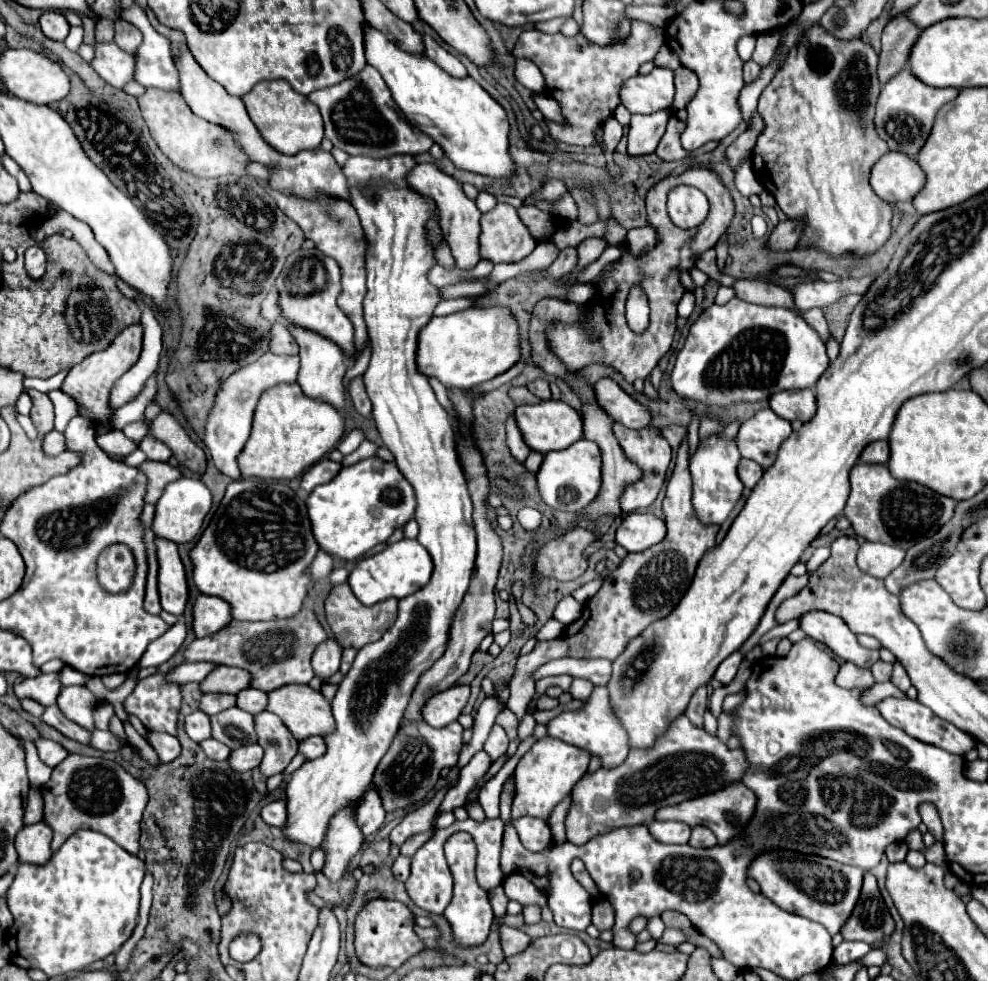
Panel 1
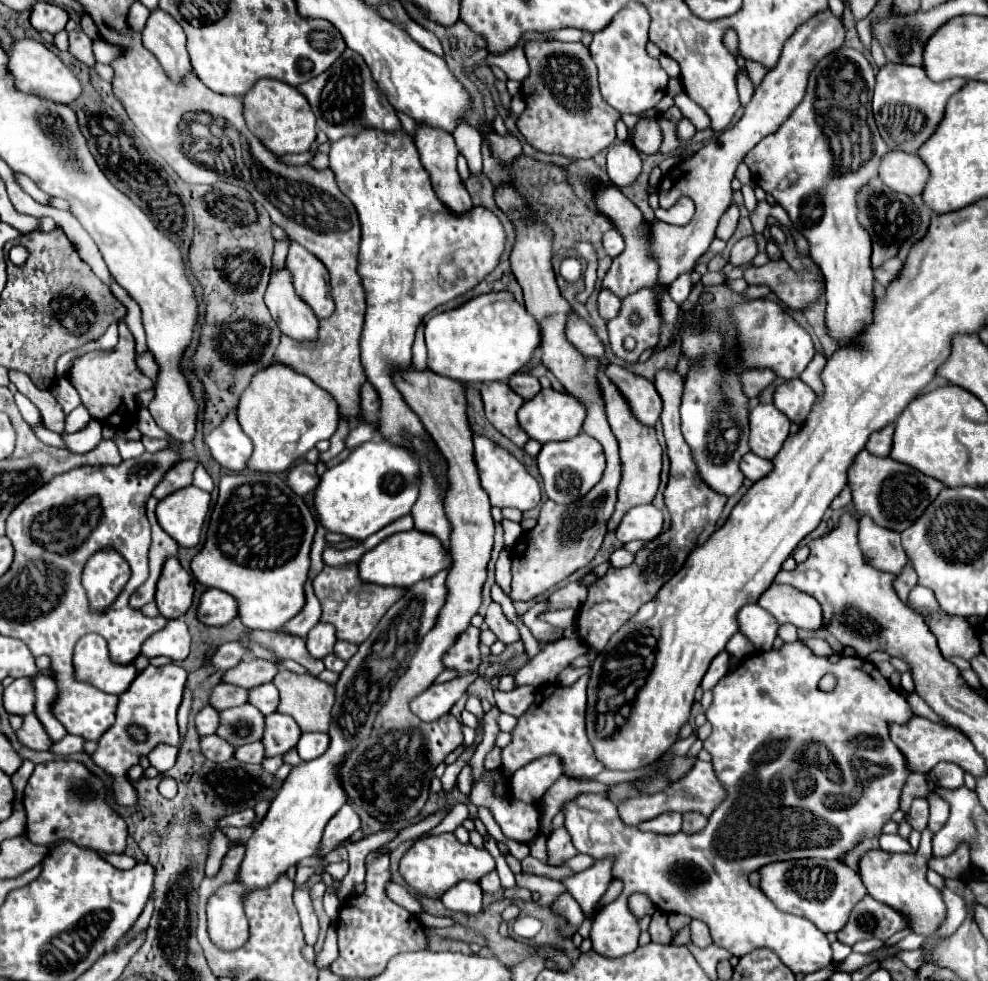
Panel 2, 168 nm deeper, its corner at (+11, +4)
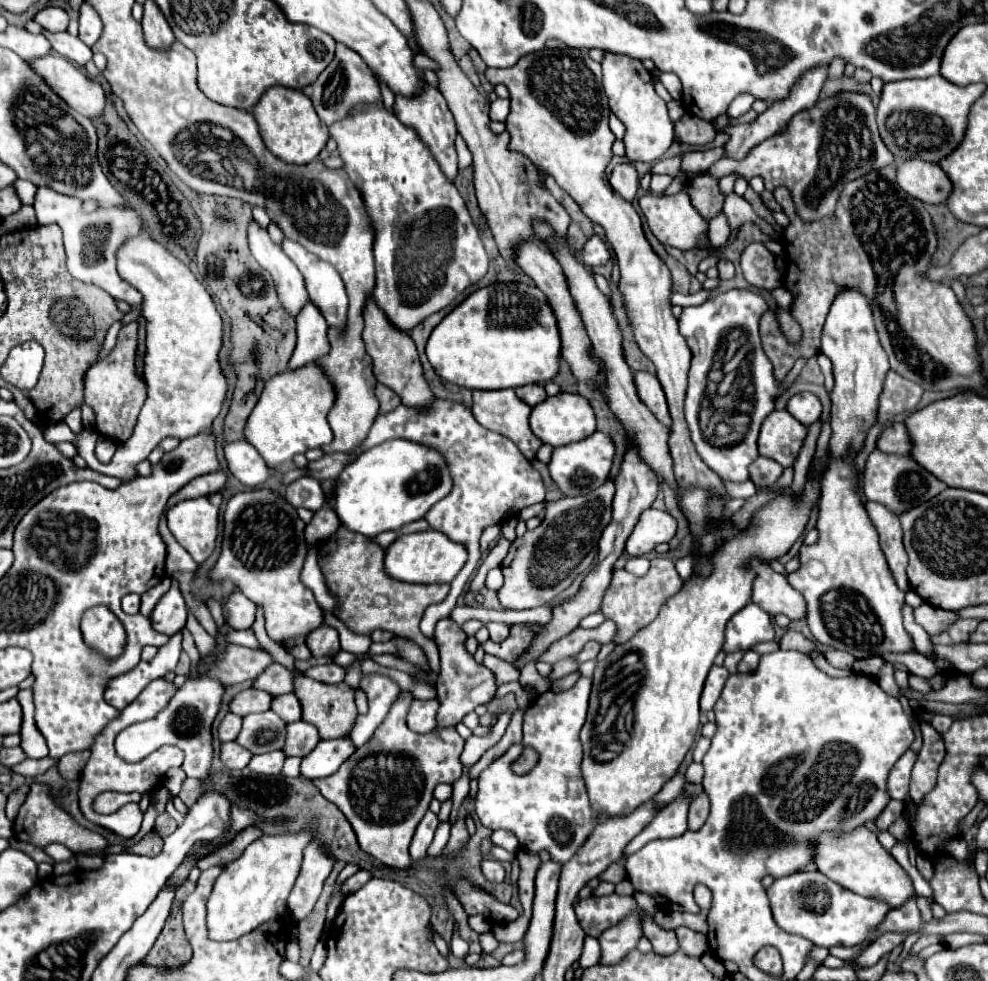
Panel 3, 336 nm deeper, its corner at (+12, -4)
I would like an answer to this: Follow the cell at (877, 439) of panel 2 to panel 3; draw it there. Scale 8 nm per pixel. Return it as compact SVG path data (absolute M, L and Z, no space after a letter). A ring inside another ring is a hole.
M893 422L887 430L877 440L877 448L883 452L893 452L893 454L907 454L913 448L913 442L907 434L907 428L903 422Z

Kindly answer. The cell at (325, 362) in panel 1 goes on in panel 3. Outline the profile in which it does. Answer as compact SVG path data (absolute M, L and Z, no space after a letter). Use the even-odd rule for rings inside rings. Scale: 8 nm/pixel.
M255 220L249 222L249 248L255 260L271 272L277 294L279 298L283 298L283 306L287 306L287 312L297 316L309 298L305 290L305 280L297 266L283 252L281 244L275 244L269 238L269 232L261 228Z

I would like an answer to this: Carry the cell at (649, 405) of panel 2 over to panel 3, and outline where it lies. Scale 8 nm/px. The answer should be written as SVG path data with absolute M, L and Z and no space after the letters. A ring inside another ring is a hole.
M635 372L635 382L637 382L639 396L649 406L649 410L659 418L659 422L669 426L671 422L669 422L667 400L665 400L665 392L663 392L663 386L657 380L657 376L649 374L649 372Z

